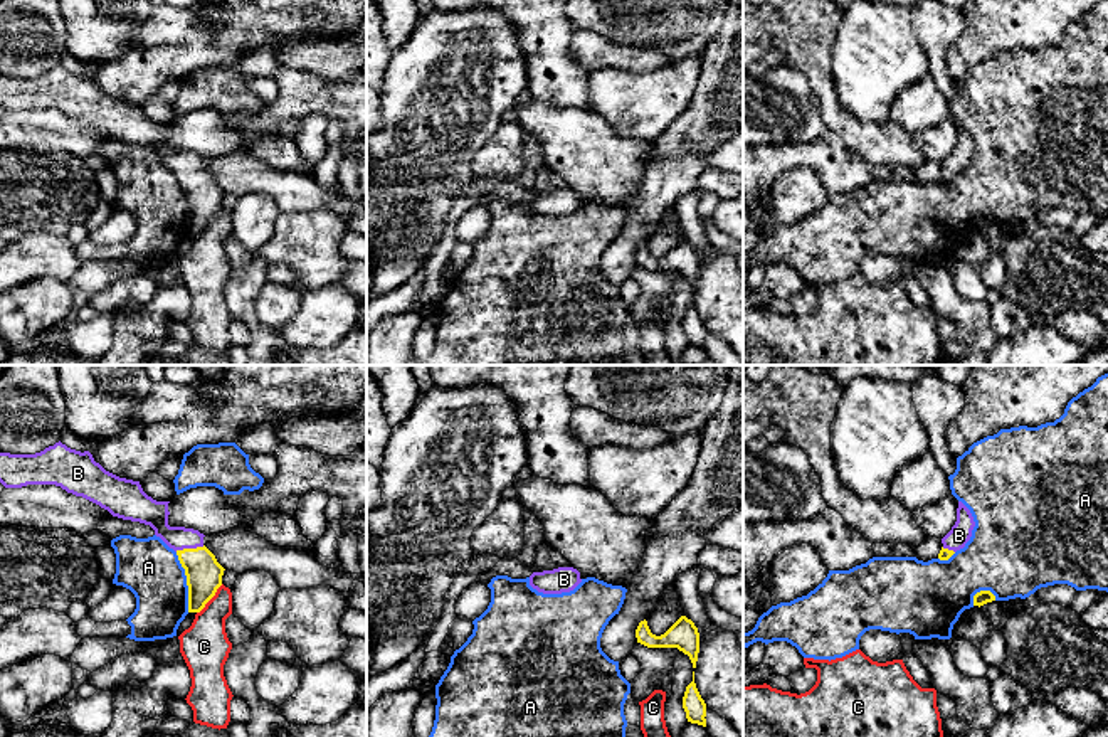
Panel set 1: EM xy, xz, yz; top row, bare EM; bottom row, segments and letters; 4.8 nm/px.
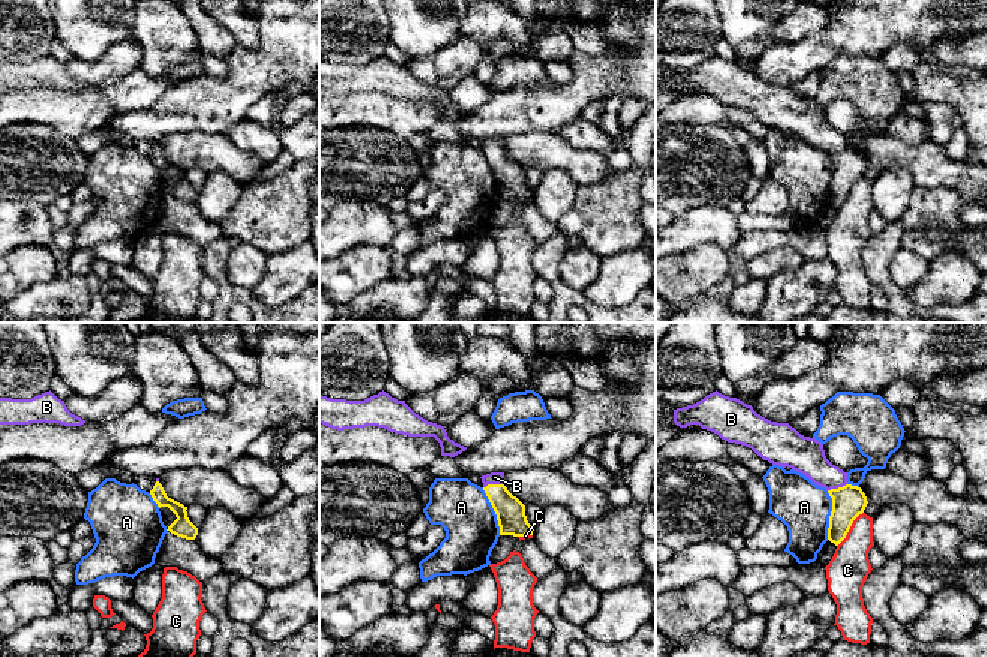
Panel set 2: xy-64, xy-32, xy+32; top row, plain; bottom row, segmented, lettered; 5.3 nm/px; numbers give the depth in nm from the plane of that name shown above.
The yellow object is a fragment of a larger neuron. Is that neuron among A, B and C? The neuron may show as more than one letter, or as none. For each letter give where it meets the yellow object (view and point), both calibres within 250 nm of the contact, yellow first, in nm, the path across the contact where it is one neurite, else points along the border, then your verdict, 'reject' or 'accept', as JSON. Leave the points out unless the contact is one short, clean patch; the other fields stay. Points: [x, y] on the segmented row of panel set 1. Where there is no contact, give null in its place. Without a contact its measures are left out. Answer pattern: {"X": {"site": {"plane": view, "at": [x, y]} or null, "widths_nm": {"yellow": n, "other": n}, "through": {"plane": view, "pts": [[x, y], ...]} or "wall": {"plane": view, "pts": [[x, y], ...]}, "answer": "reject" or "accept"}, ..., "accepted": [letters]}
{"A": {"site": {"plane": "xy", "at": [187, 583]}, "widths_nm": {"yellow": 180, "other": 280}, "answer": "reject"}, "B": {"site": {"plane": "xy", "at": [189, 549]}, "widths_nm": {"yellow": 180, "other": 130}, "through": {"plane": "xy", "pts": [[204, 574], [189, 549], [158, 522], [155, 514]]}, "answer": "accept"}, "C": {"site": {"plane": "xy", "at": [211, 598]}, "widths_nm": {"yellow": 180, "other": 220}, "wall": {"plane": "xy", "pts": [[222, 584], [197, 613]]}, "answer": "reject"}, "accepted": ["B"]}

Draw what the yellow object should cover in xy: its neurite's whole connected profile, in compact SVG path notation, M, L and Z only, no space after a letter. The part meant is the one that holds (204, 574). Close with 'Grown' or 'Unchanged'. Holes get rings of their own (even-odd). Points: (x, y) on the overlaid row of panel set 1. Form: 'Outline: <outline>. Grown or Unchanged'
Outline: M62 444L35 454L0 453L0 483L5 488L55 485L82 496L113 517L150 525L178 555L188 586L188 612L200 612L222 586L224 567L203 545L203 533L168 525L168 503L148 496L140 481L119 478L94 461L89 451Z. Grown

